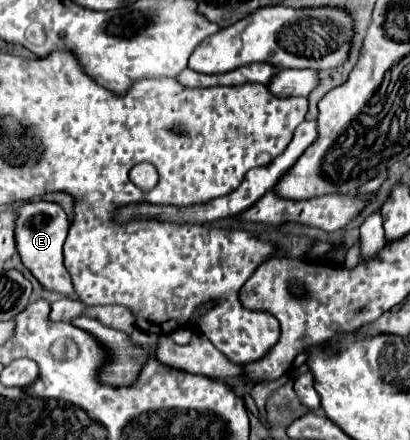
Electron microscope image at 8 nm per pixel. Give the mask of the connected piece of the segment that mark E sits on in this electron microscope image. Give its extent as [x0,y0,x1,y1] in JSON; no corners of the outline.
[16,200,78,300]

